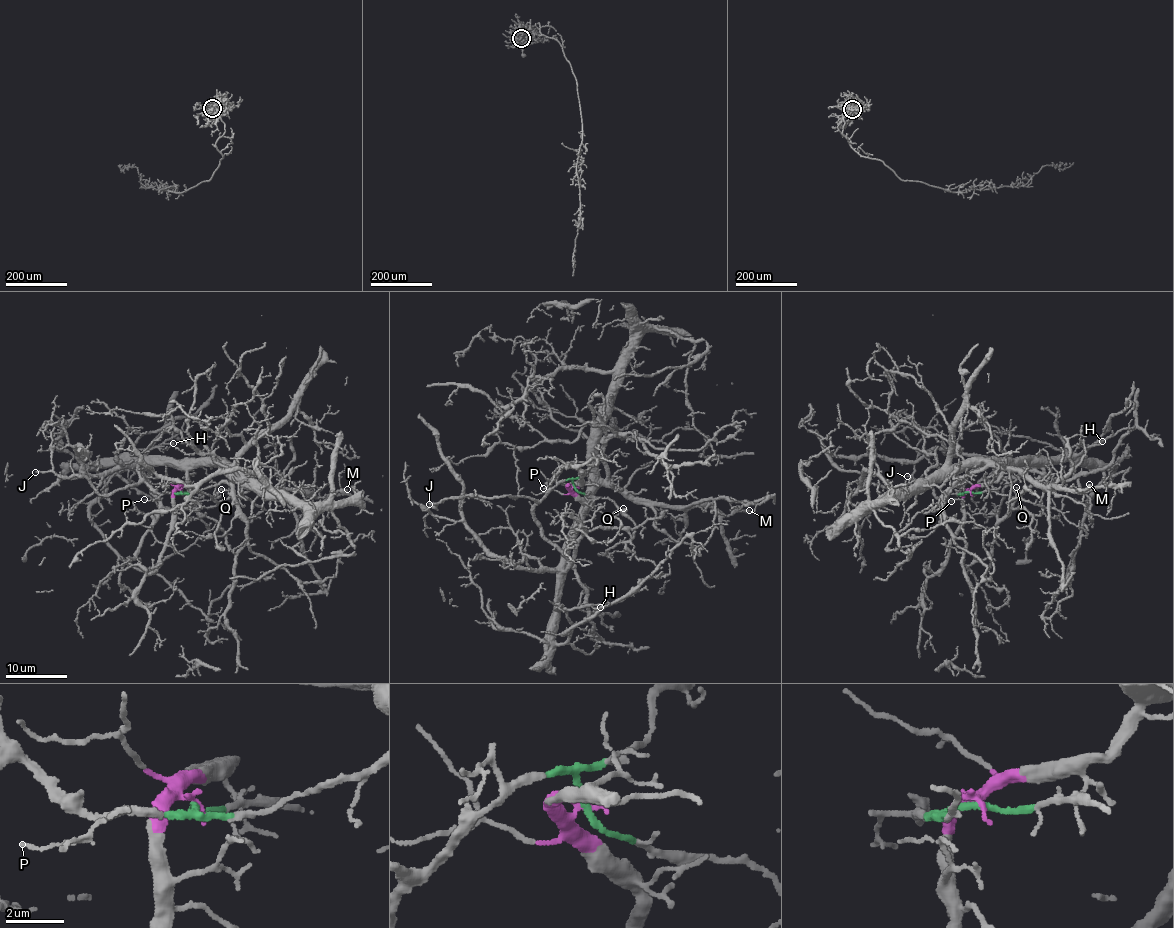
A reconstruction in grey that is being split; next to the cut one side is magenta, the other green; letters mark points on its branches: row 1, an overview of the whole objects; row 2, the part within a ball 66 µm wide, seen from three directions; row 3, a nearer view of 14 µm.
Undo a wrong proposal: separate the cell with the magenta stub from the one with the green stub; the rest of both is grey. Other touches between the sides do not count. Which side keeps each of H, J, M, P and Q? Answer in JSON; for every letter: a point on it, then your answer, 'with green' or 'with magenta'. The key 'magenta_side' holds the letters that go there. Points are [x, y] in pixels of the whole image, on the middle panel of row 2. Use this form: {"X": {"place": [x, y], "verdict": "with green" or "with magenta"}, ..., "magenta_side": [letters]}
{"H": {"place": [600, 607], "verdict": "with magenta"}, "J": {"place": [429, 504], "verdict": "with green"}, "M": {"place": [749, 510], "verdict": "with magenta"}, "P": {"place": [543, 488], "verdict": "with green"}, "Q": {"place": [623, 508], "verdict": "with green"}, "magenta_side": ["H", "M"]}

